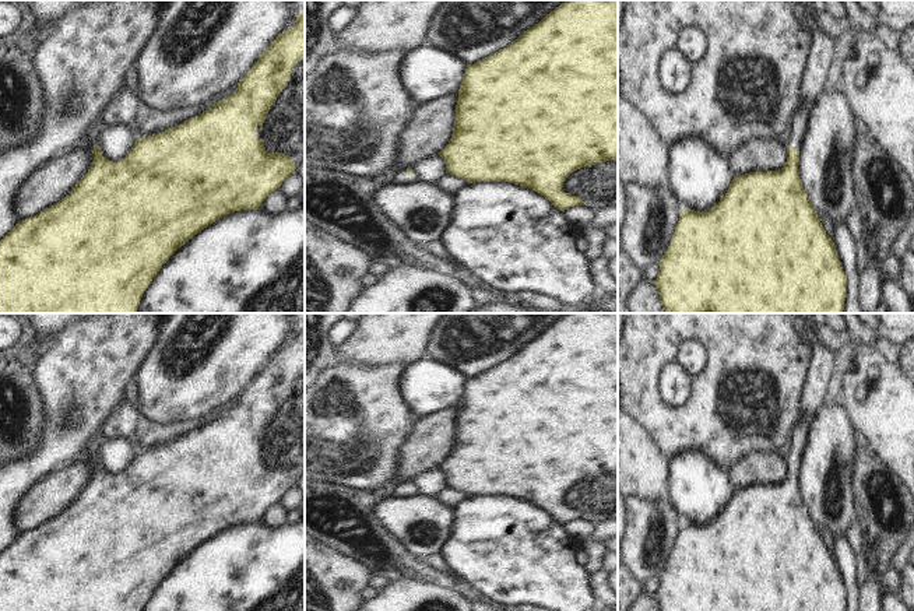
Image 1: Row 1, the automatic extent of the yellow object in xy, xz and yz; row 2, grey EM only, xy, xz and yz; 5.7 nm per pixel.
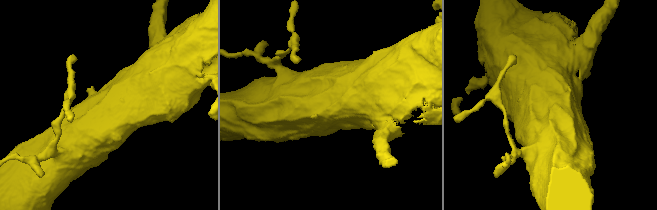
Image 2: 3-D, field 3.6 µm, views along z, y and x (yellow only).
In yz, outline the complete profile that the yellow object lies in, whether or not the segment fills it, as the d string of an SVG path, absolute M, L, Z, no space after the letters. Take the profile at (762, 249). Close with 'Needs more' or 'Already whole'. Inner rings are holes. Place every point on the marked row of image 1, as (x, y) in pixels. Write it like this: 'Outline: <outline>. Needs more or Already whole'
Outline: M801 105L792 116L785 138L787 162L781 169L734 176L727 193L709 211L682 208L654 281L665 313L843 313L847 277L798 173L811 109Z. Needs more.

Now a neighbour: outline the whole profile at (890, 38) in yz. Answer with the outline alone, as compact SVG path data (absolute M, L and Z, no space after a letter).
M878 25L875 35L894 53L900 55L901 34L890 27Z

